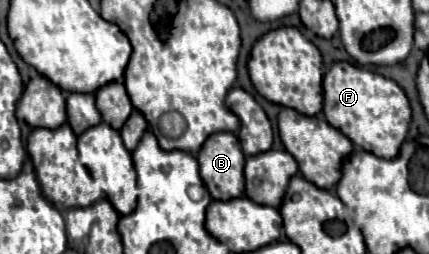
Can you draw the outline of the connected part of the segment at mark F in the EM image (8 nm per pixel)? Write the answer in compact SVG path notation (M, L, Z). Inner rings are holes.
M334 62L324 74L324 118L328 124L344 132L356 148L372 152L380 158L396 158L406 138L412 110L404 90L382 74L362 70L350 62Z

